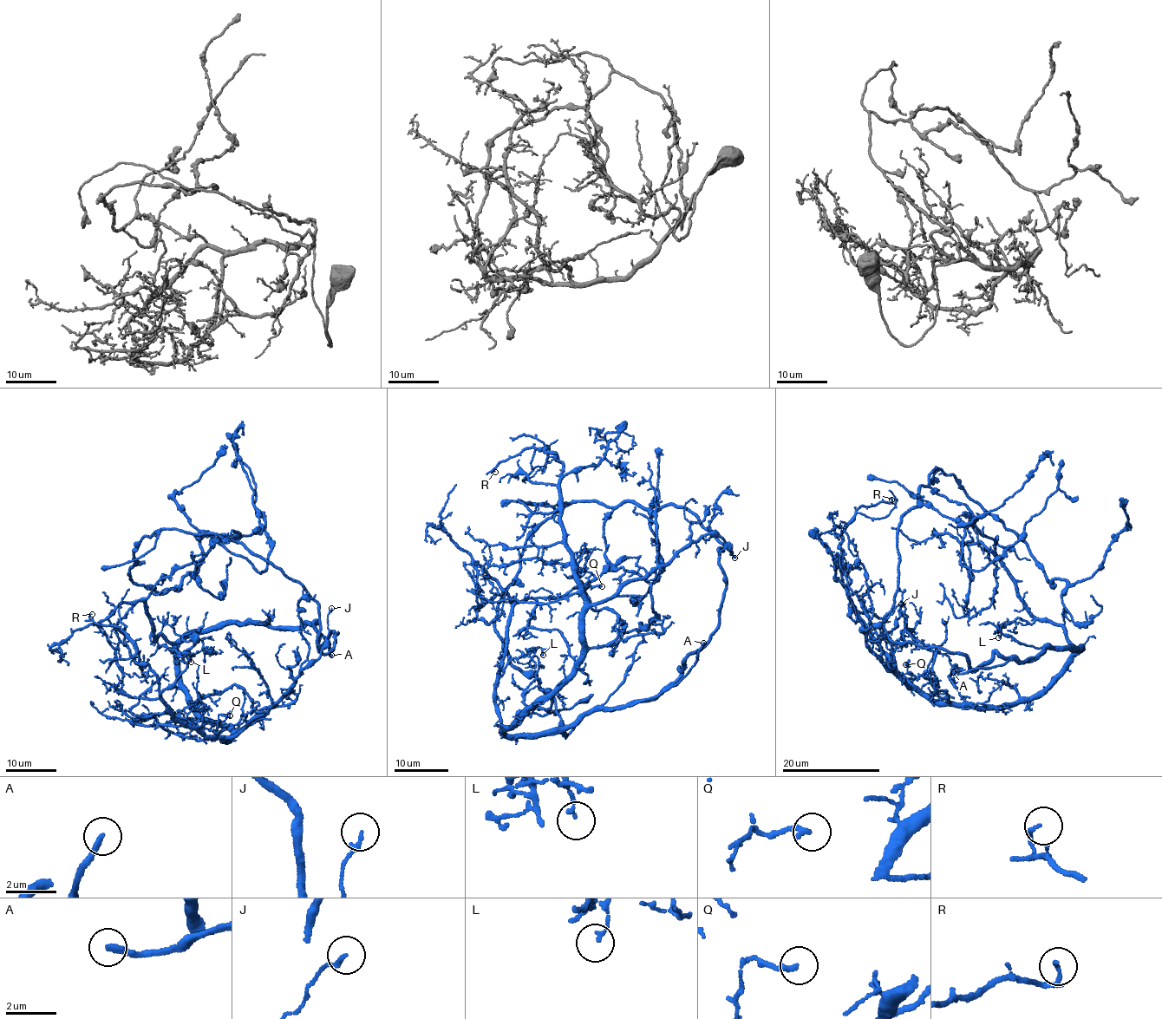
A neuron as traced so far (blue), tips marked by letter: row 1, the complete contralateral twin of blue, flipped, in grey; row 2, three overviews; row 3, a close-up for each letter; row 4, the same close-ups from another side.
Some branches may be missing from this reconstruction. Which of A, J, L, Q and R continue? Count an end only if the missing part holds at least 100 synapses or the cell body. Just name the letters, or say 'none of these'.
A

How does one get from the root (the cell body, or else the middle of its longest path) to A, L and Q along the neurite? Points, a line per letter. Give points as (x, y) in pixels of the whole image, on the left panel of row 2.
A: (146, 602), (154, 639), (159, 635), (176, 643), (245, 622), (277, 628), (310, 624), (325, 637), (331, 655)
L: (146, 602), (158, 648), (165, 645), (186, 654), (191, 656), (191, 662)
Q: (146, 602), (154, 639), (174, 644), (191, 704), (231, 731), (224, 742), (215, 734), (217, 721), (230, 715)

